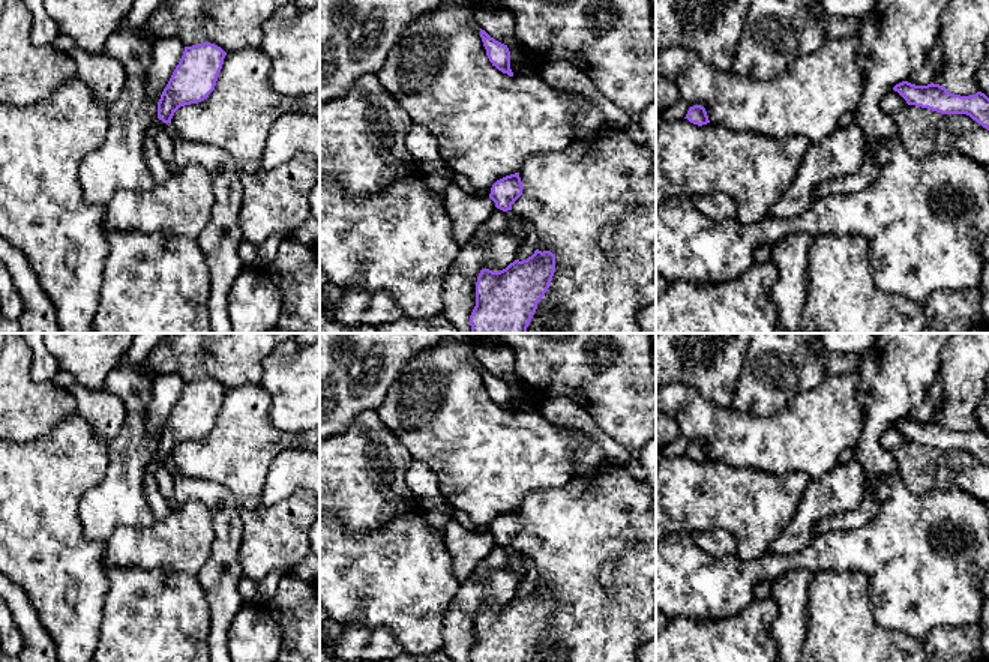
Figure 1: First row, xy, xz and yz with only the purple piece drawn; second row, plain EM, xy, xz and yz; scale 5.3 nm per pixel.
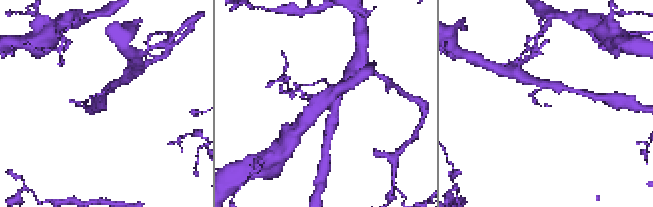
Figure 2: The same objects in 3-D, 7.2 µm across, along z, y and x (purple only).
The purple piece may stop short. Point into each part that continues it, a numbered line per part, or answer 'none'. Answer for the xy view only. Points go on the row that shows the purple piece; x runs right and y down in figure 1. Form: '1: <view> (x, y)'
1: xy (161, 171)

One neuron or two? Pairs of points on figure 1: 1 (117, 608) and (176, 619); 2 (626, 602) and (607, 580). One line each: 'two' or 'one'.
1: one
2: two

